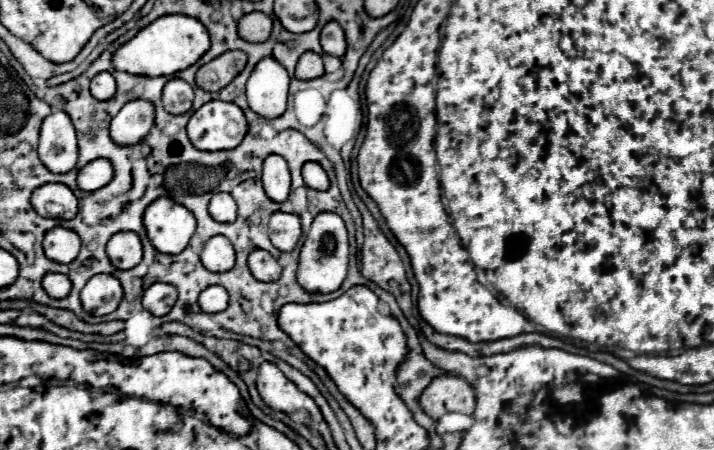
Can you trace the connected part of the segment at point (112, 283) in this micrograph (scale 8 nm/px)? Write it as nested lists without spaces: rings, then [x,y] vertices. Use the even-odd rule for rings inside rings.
[[[110,274],[92,276],[80,292],[82,308],[94,316],[104,316],[116,310],[120,304],[122,288],[120,282]]]

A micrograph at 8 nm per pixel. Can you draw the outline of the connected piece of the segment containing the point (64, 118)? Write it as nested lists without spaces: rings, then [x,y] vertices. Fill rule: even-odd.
[[[62,110],[52,112],[40,128],[38,156],[42,164],[56,174],[70,172],[78,162],[78,144],[70,116]]]

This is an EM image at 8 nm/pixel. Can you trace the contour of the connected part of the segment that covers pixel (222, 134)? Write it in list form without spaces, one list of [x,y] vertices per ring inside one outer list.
[[[210,100],[200,106],[188,120],[188,138],[198,150],[230,150],[236,148],[246,130],[244,112],[232,104],[222,100]]]

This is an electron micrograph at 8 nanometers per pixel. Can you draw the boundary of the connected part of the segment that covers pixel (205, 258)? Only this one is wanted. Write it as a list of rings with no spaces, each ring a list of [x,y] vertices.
[[[212,236],[200,254],[200,260],[204,268],[210,272],[226,272],[234,266],[234,248],[228,238],[224,236]]]

